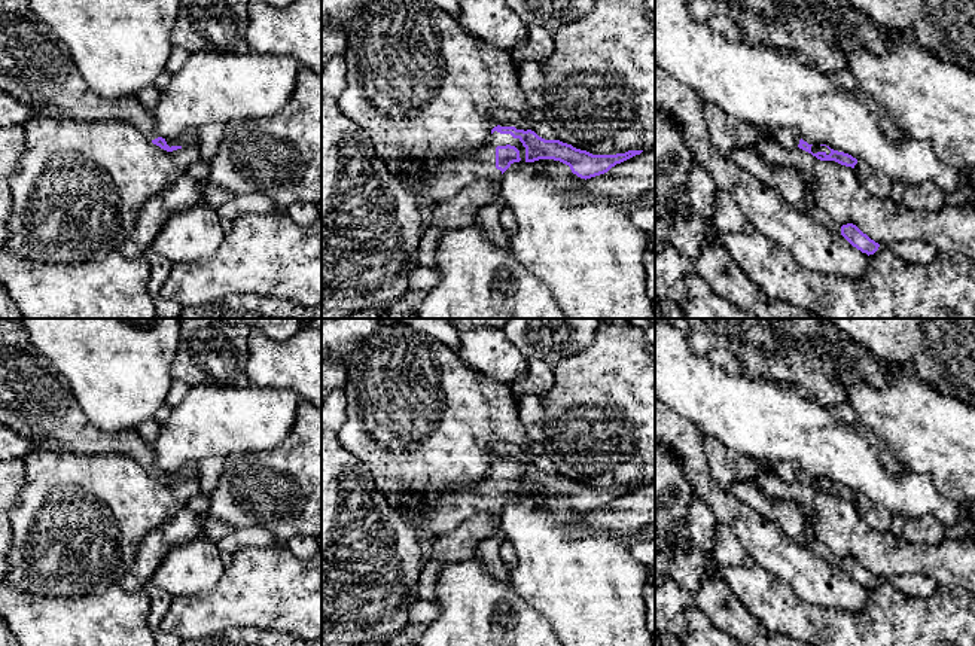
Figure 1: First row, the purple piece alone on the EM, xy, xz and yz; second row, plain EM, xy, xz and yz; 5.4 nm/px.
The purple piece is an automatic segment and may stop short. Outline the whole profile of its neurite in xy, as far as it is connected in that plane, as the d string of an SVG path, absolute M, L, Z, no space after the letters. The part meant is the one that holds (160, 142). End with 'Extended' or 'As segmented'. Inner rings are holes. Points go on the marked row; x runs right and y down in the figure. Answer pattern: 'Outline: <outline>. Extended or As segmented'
Outline: M0 0L0 91L34 106L39 113L77 122L128 122L161 149L167 152L182 149L170 147L165 138L158 135L153 113L143 109L137 97L110 98L94 92L85 83L67 46L36 16L28 0Z. Extended

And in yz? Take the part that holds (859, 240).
Outline: M847 223L841 226L841 235L862 253L874 255L880 244L863 234L856 225Z. As segmented

